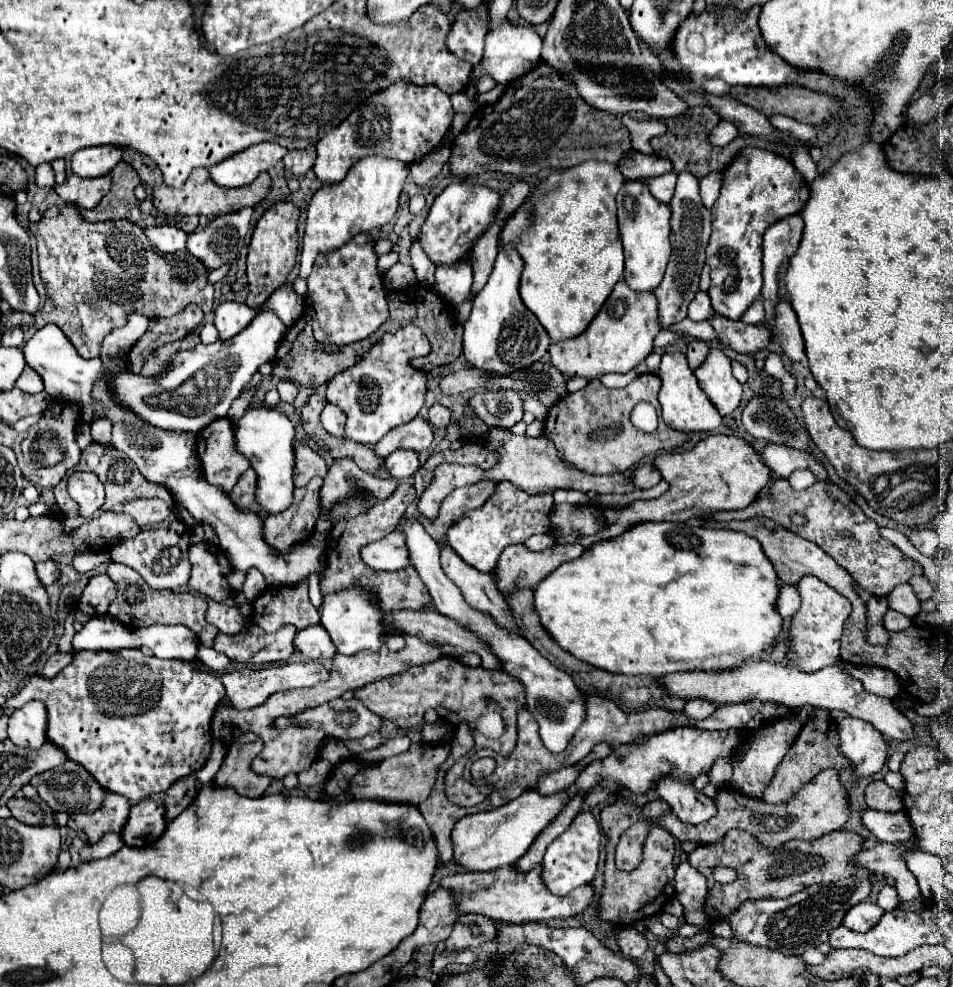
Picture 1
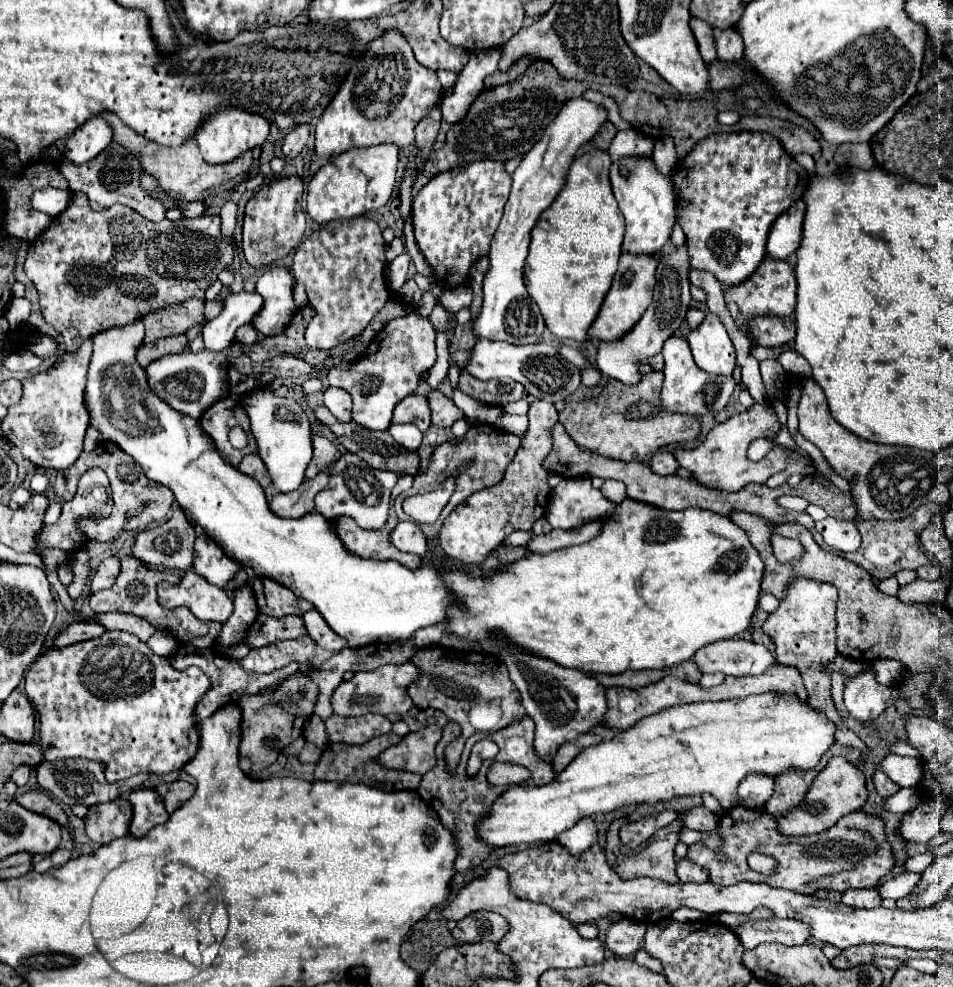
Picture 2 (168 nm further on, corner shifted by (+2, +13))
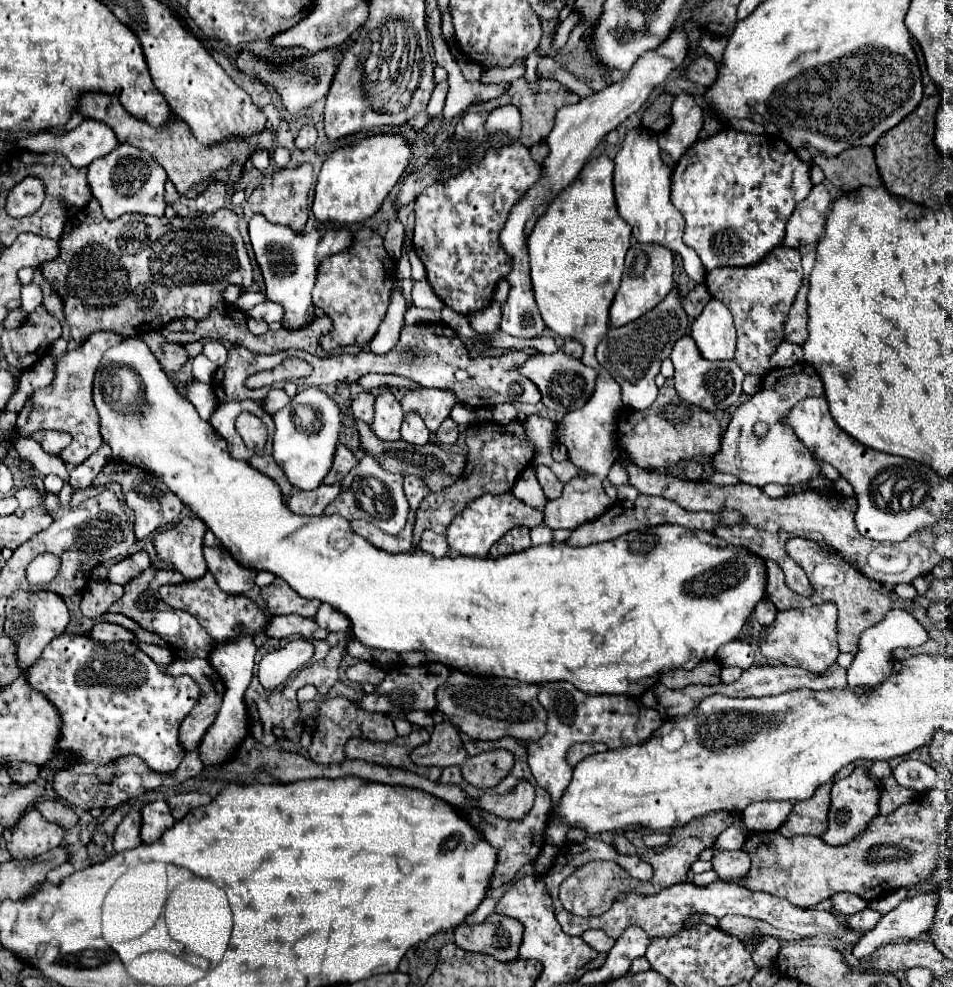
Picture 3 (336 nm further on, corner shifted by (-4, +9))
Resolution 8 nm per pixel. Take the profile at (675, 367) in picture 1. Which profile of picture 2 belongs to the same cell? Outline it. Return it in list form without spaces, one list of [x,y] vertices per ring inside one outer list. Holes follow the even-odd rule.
[[[669,337],[663,345],[663,357],[665,357],[665,381],[661,389],[661,399],[663,399],[663,409],[671,413],[689,413],[695,417],[707,415],[711,411],[721,411],[731,393],[737,387],[737,381],[731,375],[711,375],[701,371],[691,355],[691,349],[687,345],[687,339],[683,337]]]

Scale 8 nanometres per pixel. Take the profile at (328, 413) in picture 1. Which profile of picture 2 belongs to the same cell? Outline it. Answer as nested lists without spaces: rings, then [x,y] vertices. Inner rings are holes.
[[[327,387],[325,389],[325,397],[323,403],[329,411],[333,411],[333,415],[339,421],[349,421],[351,419],[351,395],[345,389],[339,387]]]

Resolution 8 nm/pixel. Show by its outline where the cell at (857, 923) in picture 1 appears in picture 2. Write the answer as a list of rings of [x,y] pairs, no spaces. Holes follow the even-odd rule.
[[[847,889],[841,901],[849,907],[865,907],[865,909],[881,905],[881,897],[877,889]]]

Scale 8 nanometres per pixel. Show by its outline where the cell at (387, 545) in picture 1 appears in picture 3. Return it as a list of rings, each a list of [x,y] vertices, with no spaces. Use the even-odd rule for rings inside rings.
[[[423,531],[417,547],[425,553],[431,553],[433,557],[445,557],[449,553],[449,545],[447,539],[443,535],[437,535],[433,531]]]

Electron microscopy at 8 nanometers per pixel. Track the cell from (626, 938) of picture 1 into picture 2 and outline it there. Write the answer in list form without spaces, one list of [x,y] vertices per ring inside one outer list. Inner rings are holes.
[[[625,917],[625,919],[621,919],[621,921],[617,921],[617,923],[613,923],[609,927],[605,945],[617,957],[633,955],[635,951],[641,949],[645,931],[647,931],[647,925],[645,923]]]

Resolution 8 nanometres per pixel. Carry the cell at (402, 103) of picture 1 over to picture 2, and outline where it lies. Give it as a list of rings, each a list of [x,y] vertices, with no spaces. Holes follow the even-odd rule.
[[[389,29],[369,41],[367,49],[349,69],[341,89],[319,117],[315,129],[315,151],[317,155],[331,159],[353,147],[371,147],[379,143],[409,147],[415,143],[415,125],[429,107],[441,103],[441,95],[443,87],[437,73],[417,63],[411,45],[401,37],[401,31]],[[393,57],[401,57],[401,69],[395,69],[395,63],[391,63]]]

